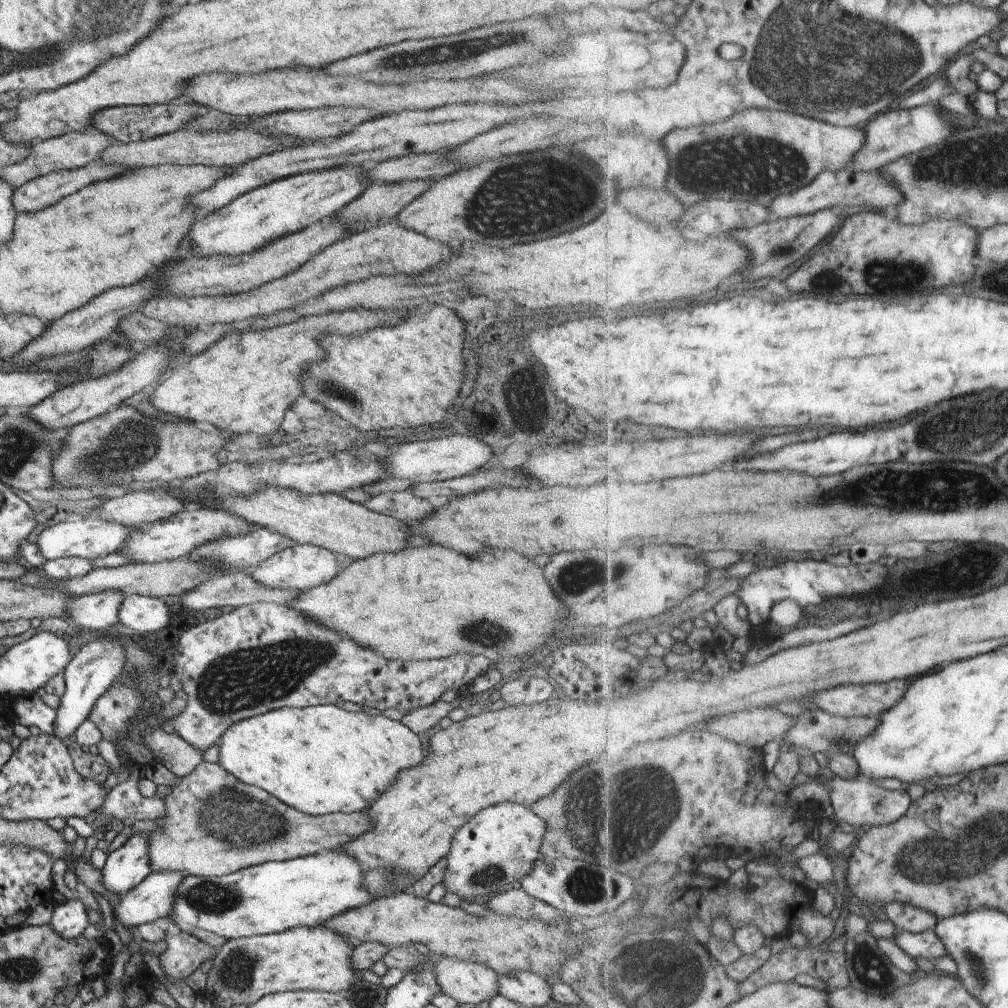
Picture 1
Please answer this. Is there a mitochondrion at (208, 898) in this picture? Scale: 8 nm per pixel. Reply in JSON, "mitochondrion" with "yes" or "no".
{"mitochondrion":"yes"}

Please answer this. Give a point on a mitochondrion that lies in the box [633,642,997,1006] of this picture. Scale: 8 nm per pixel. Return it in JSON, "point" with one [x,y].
{"point":[870,969]}

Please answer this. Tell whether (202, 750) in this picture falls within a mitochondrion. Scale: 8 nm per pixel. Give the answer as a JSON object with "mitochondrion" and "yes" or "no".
{"mitochondrion":"no"}

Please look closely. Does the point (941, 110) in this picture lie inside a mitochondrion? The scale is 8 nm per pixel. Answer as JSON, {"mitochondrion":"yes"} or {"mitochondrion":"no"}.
{"mitochondrion":"no"}

